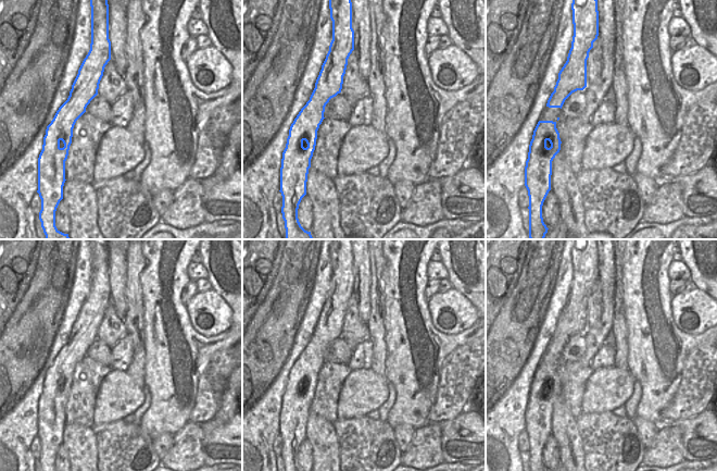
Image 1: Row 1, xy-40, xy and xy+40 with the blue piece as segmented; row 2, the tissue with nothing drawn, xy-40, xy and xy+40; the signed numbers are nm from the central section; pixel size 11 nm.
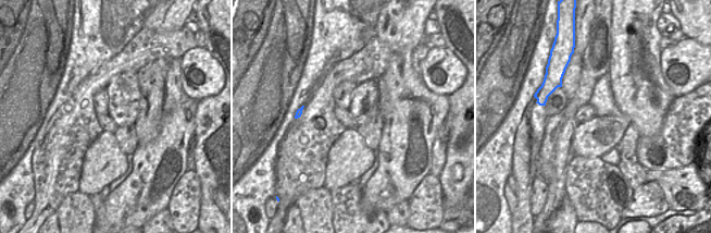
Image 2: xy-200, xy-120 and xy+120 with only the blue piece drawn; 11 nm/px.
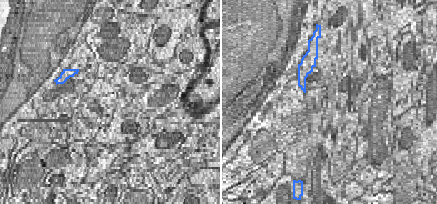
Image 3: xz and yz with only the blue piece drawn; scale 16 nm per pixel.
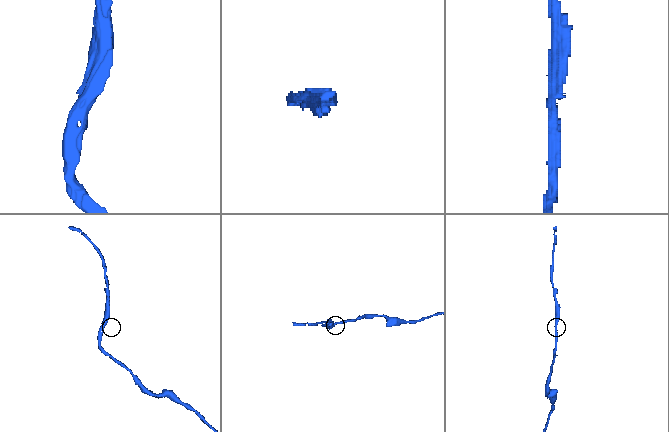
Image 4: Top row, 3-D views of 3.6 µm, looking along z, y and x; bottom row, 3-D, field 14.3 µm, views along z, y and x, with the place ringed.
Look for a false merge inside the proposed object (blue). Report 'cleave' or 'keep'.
keep

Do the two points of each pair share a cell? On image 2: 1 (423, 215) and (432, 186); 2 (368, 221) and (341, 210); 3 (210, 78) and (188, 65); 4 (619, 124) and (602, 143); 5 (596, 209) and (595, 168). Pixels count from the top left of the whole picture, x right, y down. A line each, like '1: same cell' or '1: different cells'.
1: same cell
2: same cell
3: same cell
4: same cell
5: same cell

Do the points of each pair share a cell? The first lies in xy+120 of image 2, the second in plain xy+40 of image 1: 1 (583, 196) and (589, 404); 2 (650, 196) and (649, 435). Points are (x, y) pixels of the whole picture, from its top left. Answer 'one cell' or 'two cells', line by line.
1: two cells
2: two cells

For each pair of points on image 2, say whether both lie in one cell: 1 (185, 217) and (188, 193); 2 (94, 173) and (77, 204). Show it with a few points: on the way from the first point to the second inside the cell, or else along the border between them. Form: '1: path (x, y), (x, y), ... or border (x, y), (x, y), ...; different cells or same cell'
1: path (185, 211), (185, 198); same cell
2: border (78, 191), (88, 196); different cells

